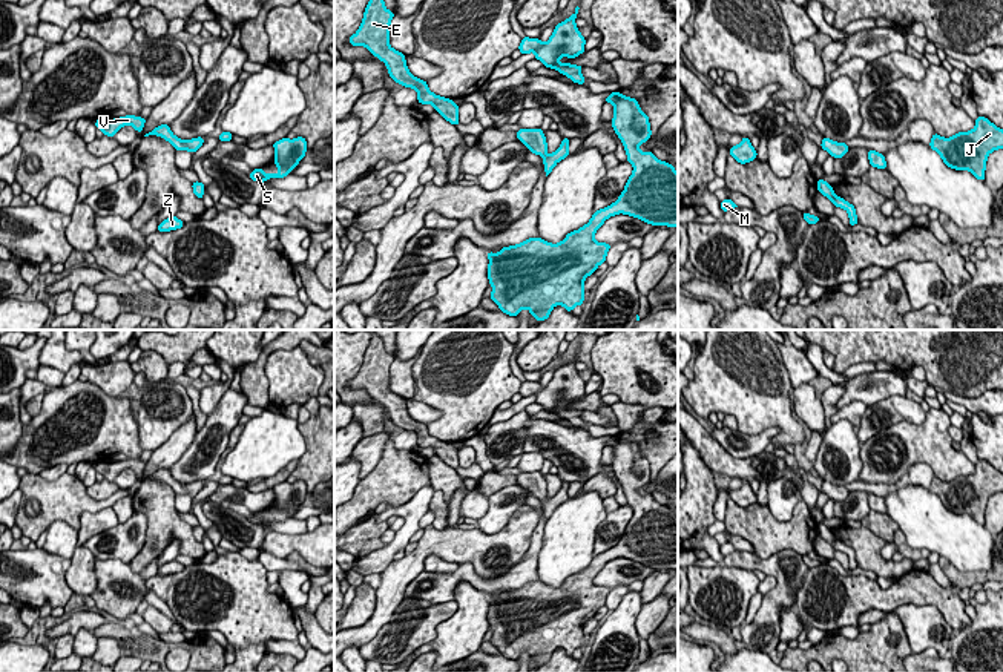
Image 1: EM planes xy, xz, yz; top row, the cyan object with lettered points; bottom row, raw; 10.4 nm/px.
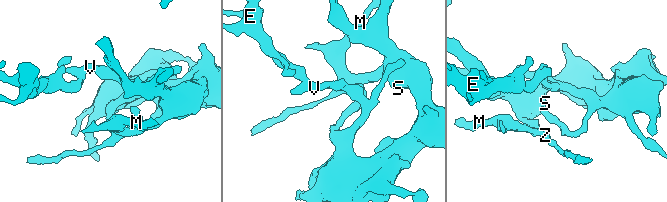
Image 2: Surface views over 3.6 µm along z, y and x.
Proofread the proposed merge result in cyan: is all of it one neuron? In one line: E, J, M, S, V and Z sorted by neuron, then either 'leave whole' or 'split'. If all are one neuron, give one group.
E J M S V Z; leave whole

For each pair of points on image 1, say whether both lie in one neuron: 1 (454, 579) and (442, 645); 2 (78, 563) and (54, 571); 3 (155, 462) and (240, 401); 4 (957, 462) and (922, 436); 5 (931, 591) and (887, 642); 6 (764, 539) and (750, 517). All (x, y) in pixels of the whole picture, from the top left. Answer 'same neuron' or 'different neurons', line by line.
1: different neurons
2: different neurons
3: different neurons
4: same neuron
5: different neurons
6: same neuron

